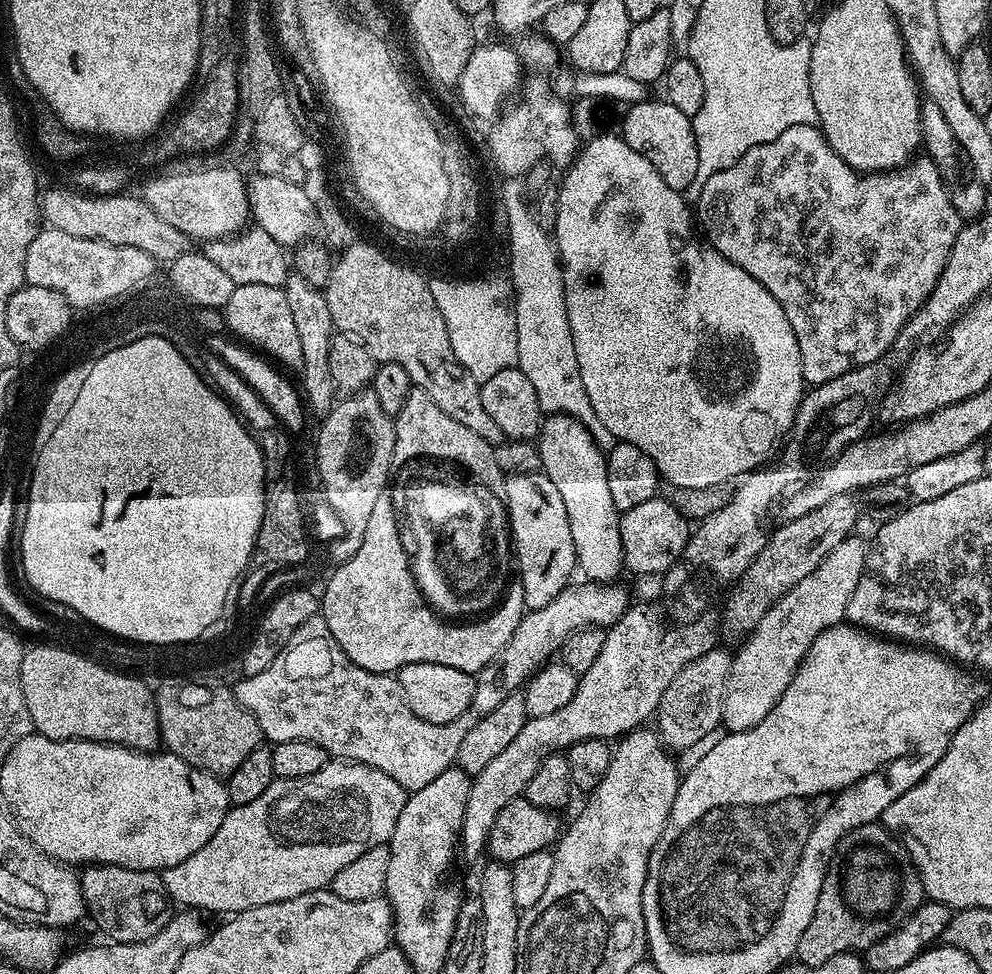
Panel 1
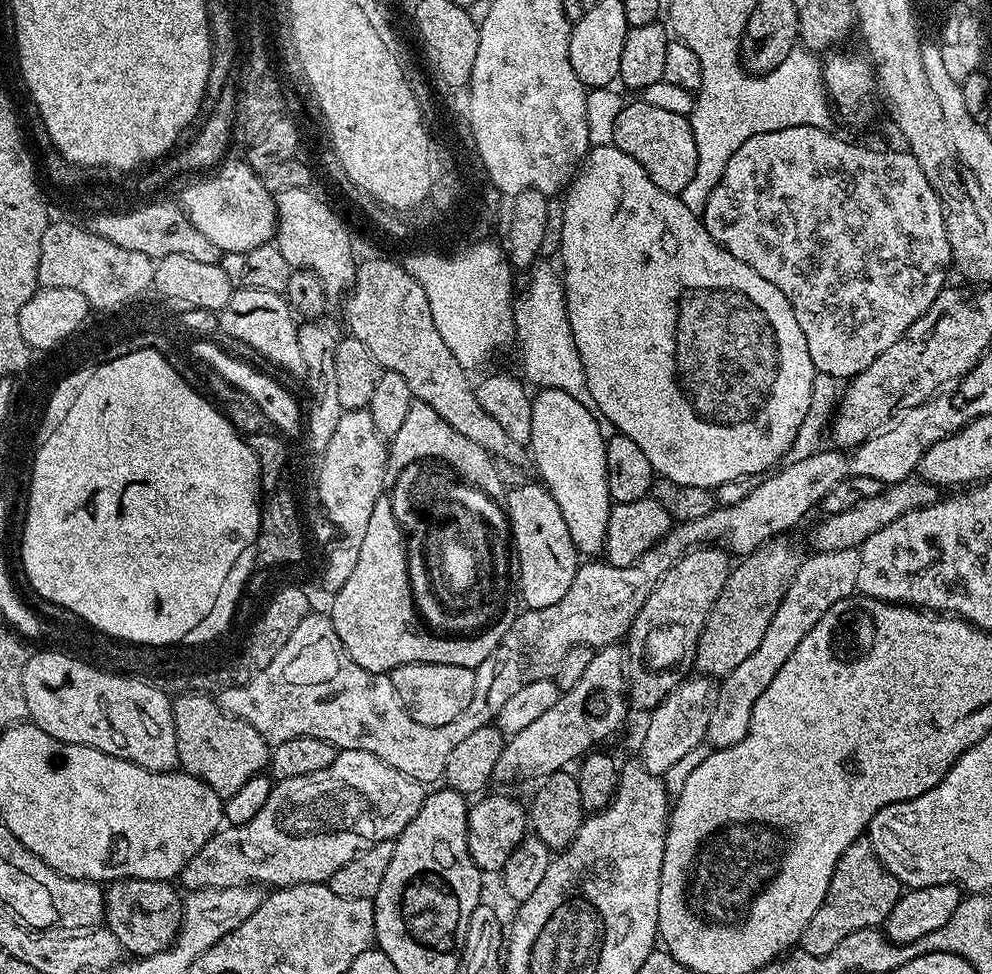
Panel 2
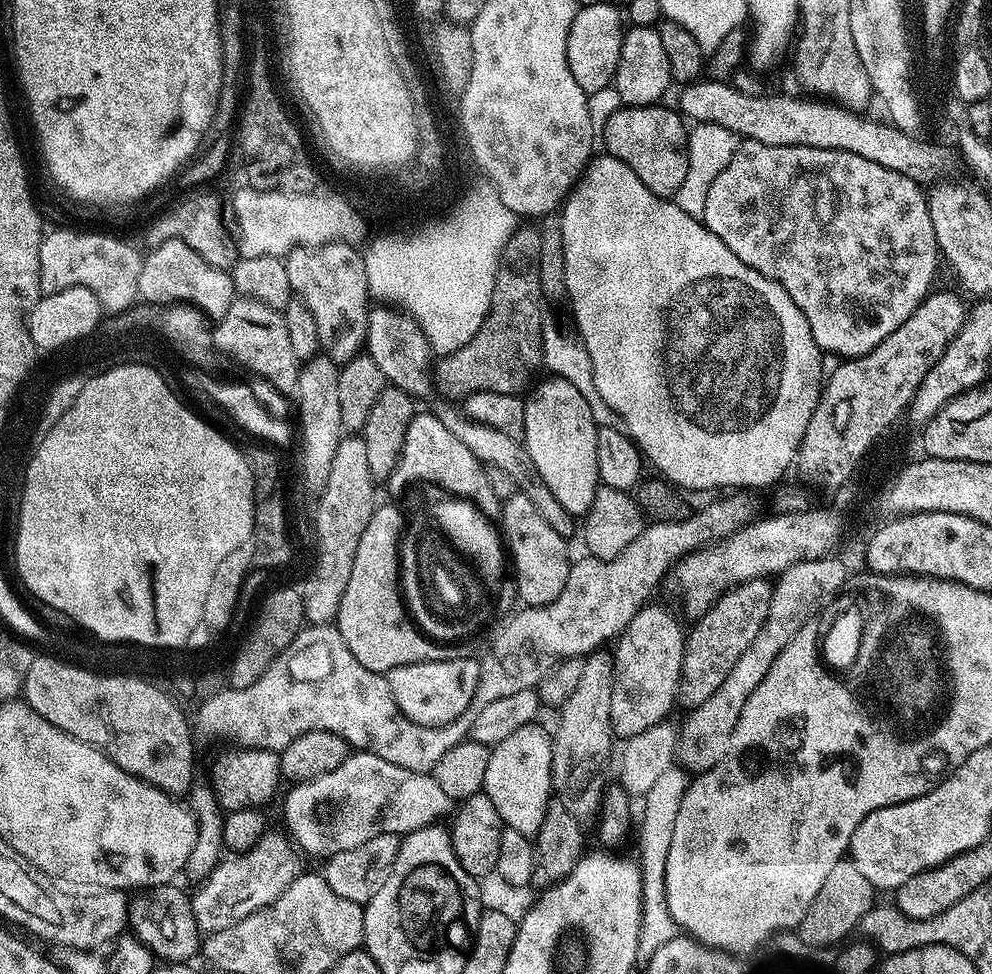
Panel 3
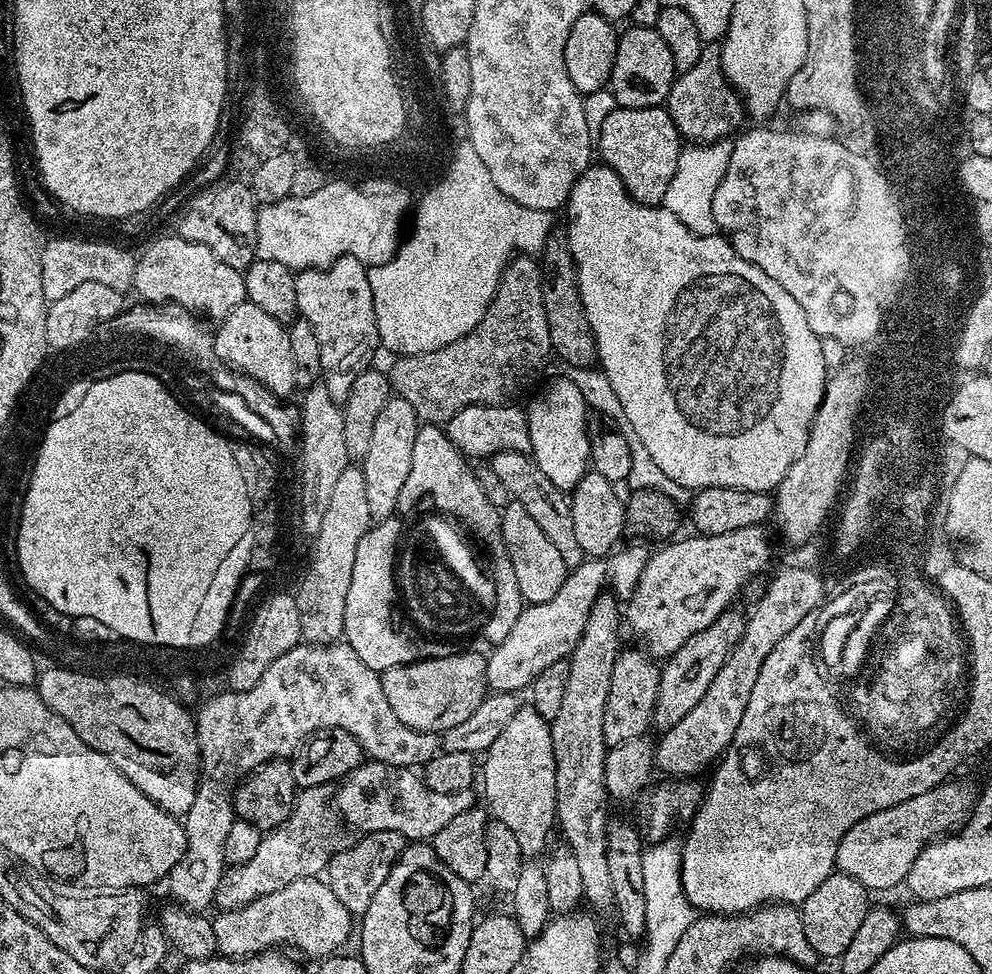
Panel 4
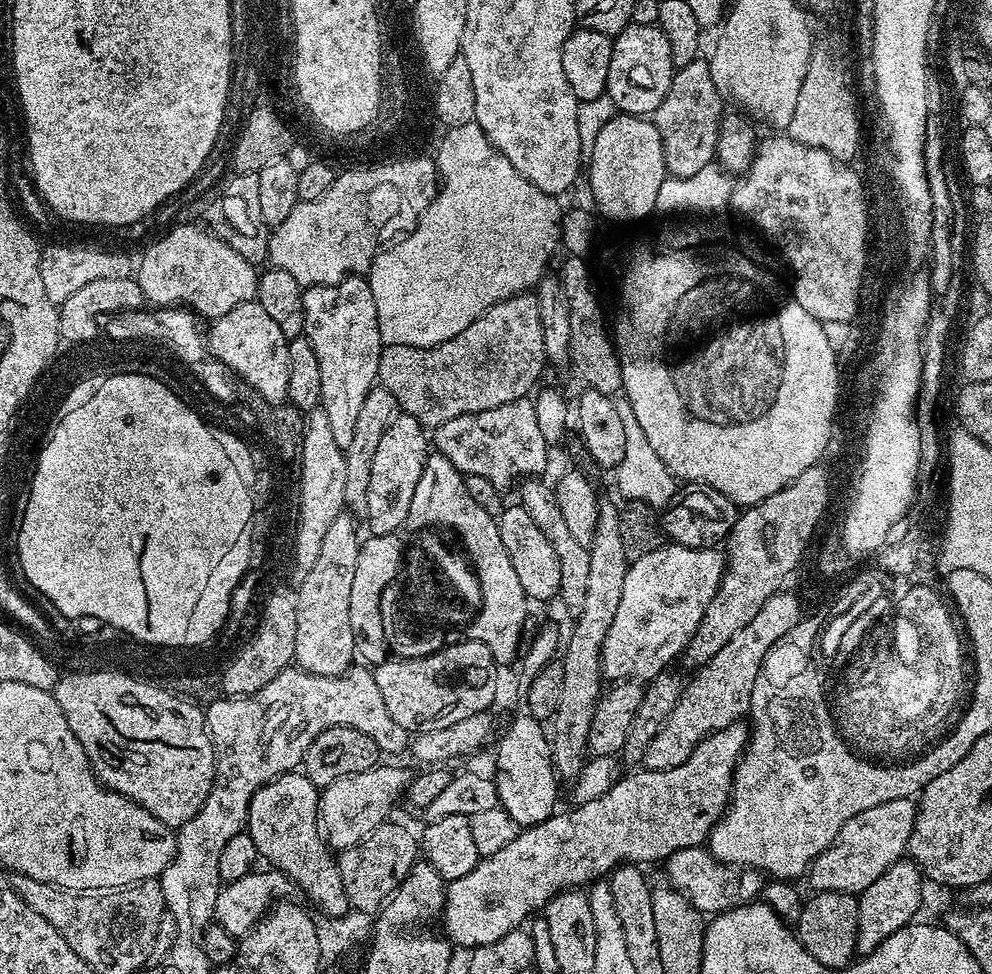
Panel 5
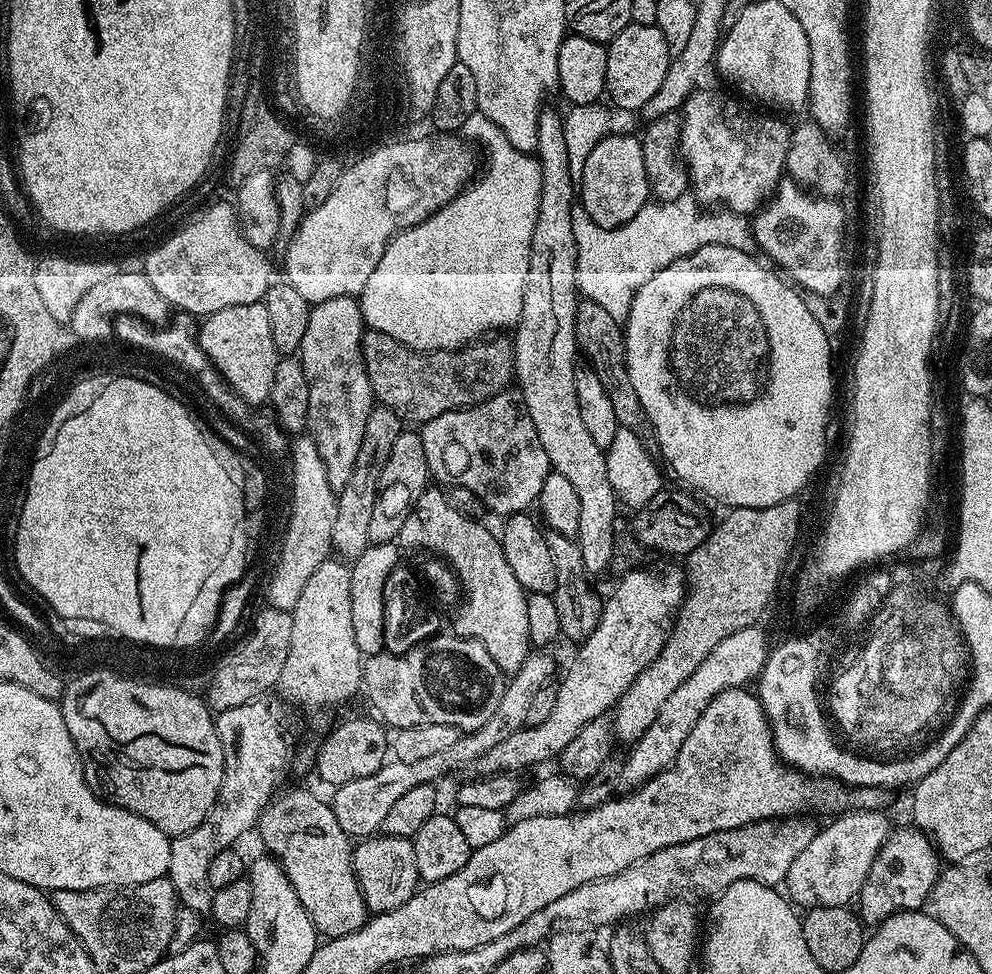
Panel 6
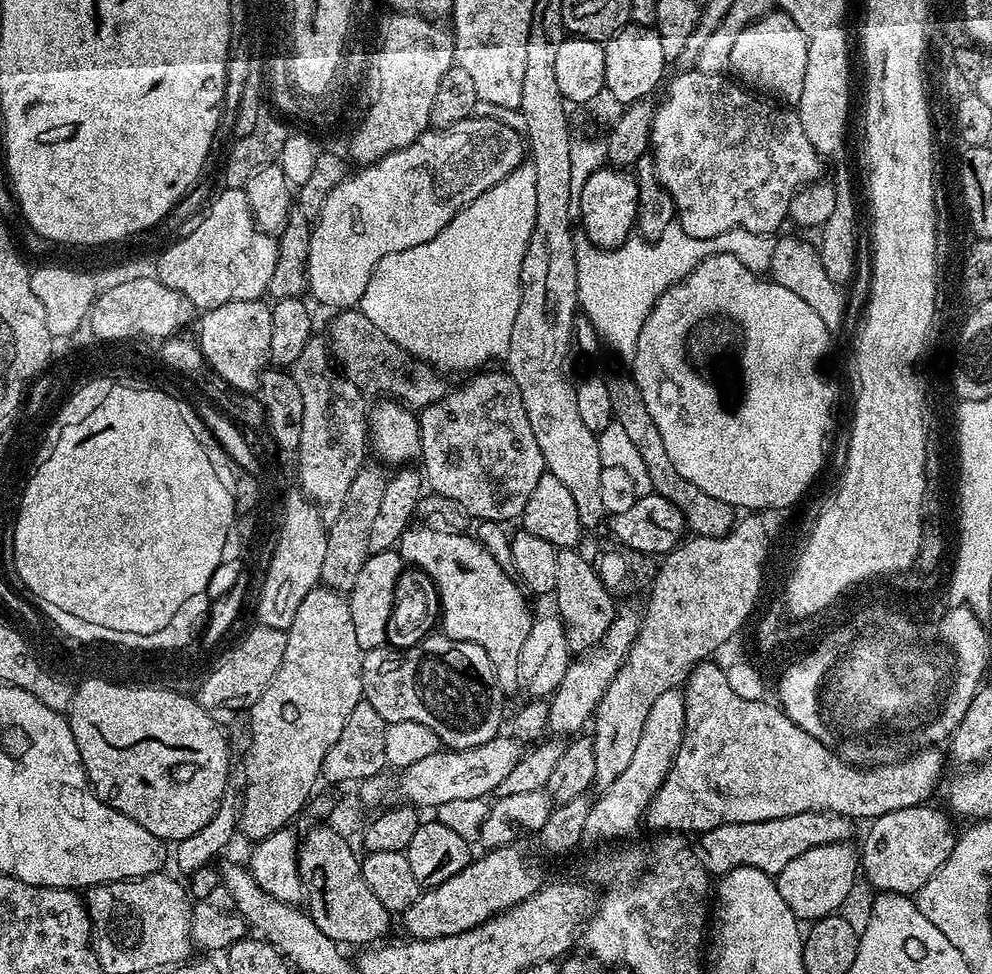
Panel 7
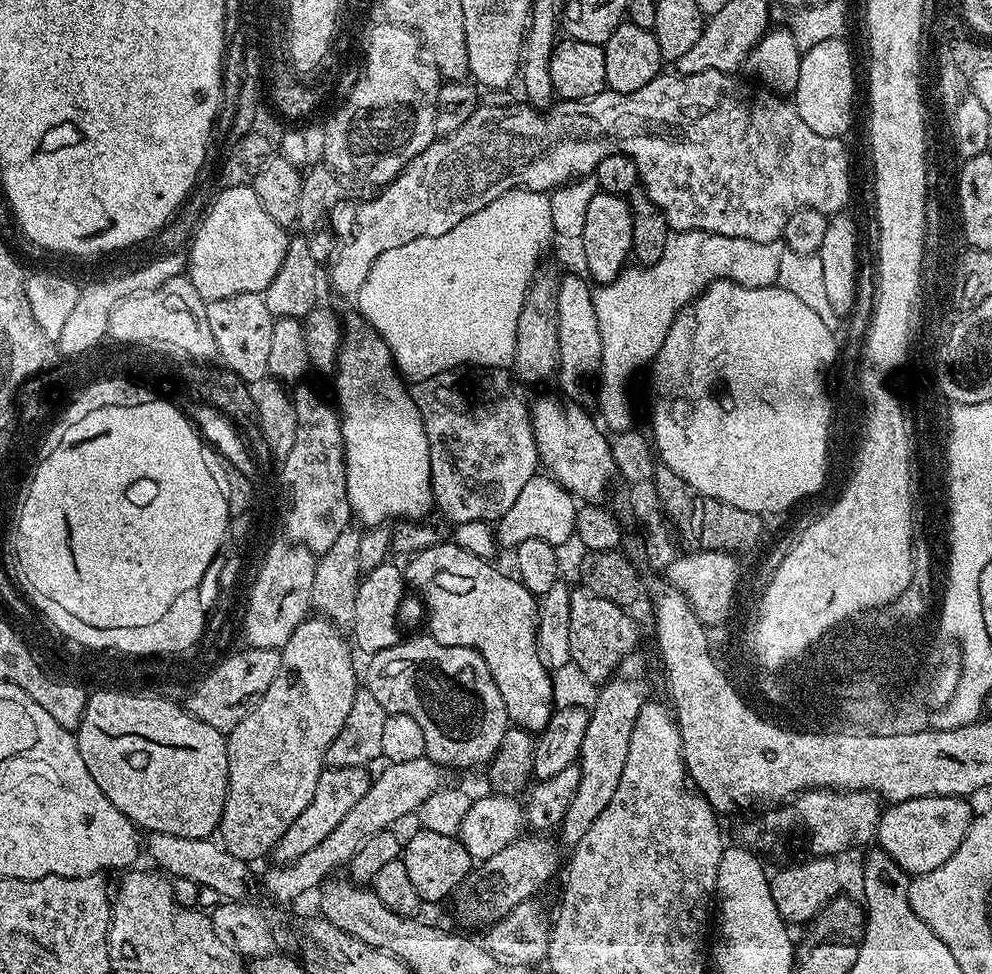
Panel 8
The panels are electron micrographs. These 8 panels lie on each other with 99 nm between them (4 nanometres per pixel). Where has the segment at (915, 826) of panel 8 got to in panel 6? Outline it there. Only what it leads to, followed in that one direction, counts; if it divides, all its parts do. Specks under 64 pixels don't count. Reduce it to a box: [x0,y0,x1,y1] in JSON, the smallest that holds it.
[858,826,942,926]

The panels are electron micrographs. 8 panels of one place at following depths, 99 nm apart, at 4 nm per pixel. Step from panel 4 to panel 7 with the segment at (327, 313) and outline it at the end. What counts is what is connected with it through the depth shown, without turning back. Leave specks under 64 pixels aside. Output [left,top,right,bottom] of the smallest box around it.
[290,334,370,525]

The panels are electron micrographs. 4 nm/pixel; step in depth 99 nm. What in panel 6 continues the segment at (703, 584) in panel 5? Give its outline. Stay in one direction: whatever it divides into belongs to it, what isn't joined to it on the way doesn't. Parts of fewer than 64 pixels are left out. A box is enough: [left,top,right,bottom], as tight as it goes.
[478,562,686,774]

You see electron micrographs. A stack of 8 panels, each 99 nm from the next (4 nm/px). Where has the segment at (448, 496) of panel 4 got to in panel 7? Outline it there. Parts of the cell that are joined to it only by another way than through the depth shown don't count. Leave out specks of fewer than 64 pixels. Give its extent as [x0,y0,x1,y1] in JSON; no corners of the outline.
[398,522,534,693]

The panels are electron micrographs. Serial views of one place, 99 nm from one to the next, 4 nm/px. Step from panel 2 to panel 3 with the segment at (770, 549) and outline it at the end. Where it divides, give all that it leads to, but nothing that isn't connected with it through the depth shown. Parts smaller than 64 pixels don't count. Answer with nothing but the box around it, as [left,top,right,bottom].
[679,579,773,710]

